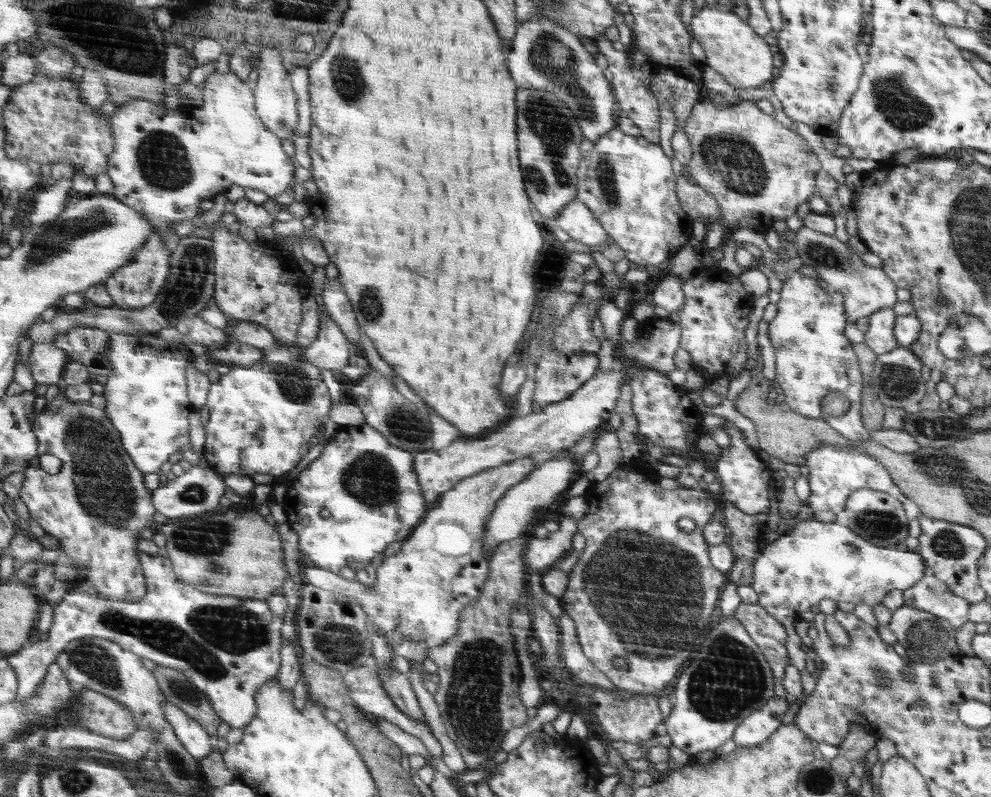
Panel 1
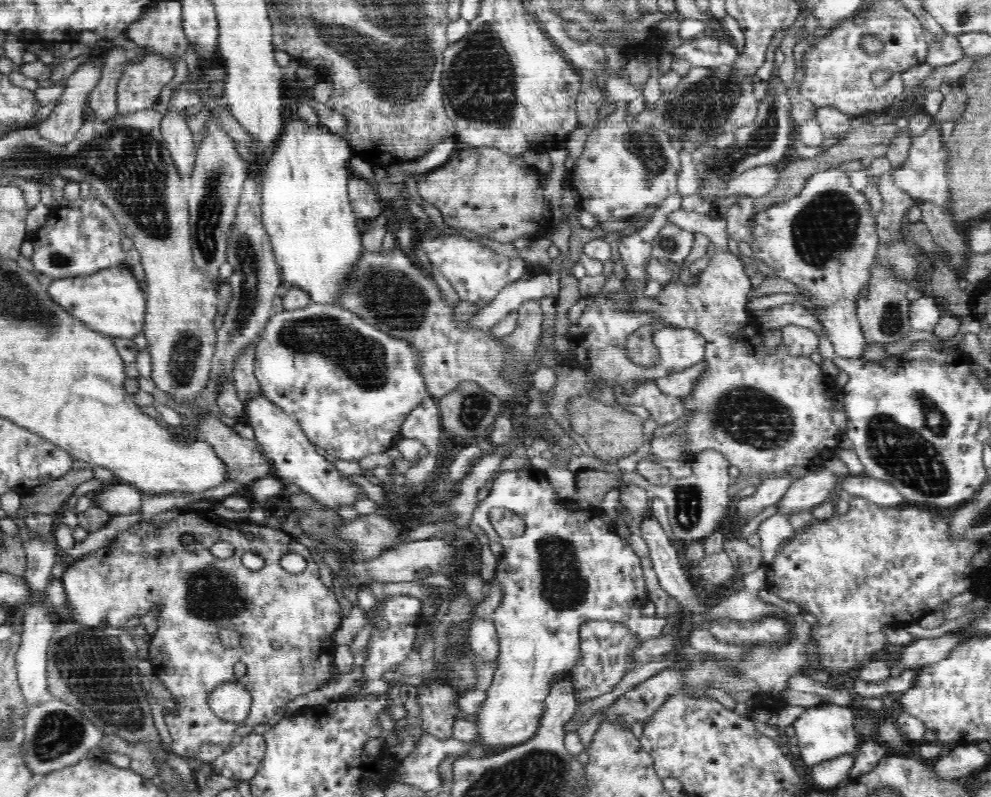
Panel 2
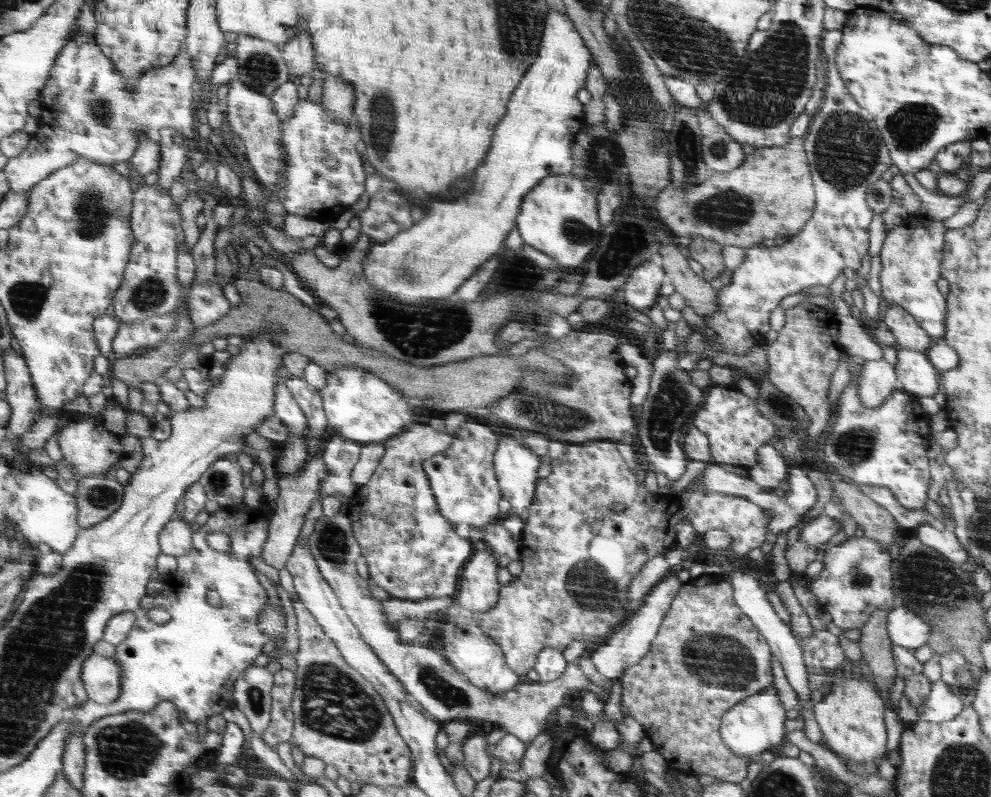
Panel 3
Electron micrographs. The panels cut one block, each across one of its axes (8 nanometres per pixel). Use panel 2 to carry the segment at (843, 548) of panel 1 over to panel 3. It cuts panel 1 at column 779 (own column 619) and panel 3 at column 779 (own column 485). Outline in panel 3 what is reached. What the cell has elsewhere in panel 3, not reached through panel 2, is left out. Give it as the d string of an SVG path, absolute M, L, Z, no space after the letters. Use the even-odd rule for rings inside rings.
M715 462L711 466L704 468L702 474L699 475L697 488L700 491L715 491L726 495L735 495L747 499L758 506L764 506L764 510L768 509L767 516L771 519L768 529L771 533L778 535L780 532L787 533L794 525L798 525L802 515L808 510L816 510L816 503L820 502L820 490L816 490L816 482L812 482L812 478L808 478L808 471L809 468L802 463L797 463L797 465L790 468L787 475L789 488L786 490L786 498L780 498L780 494L764 490L750 476L744 478L738 474L726 472ZM772 686L770 689L764 689L762 693L744 698L738 705L728 709L720 722L722 740L738 758L748 760L756 754L760 755L762 750L768 750L784 740L784 720L786 720L784 714L786 712L776 696L776 689Z

